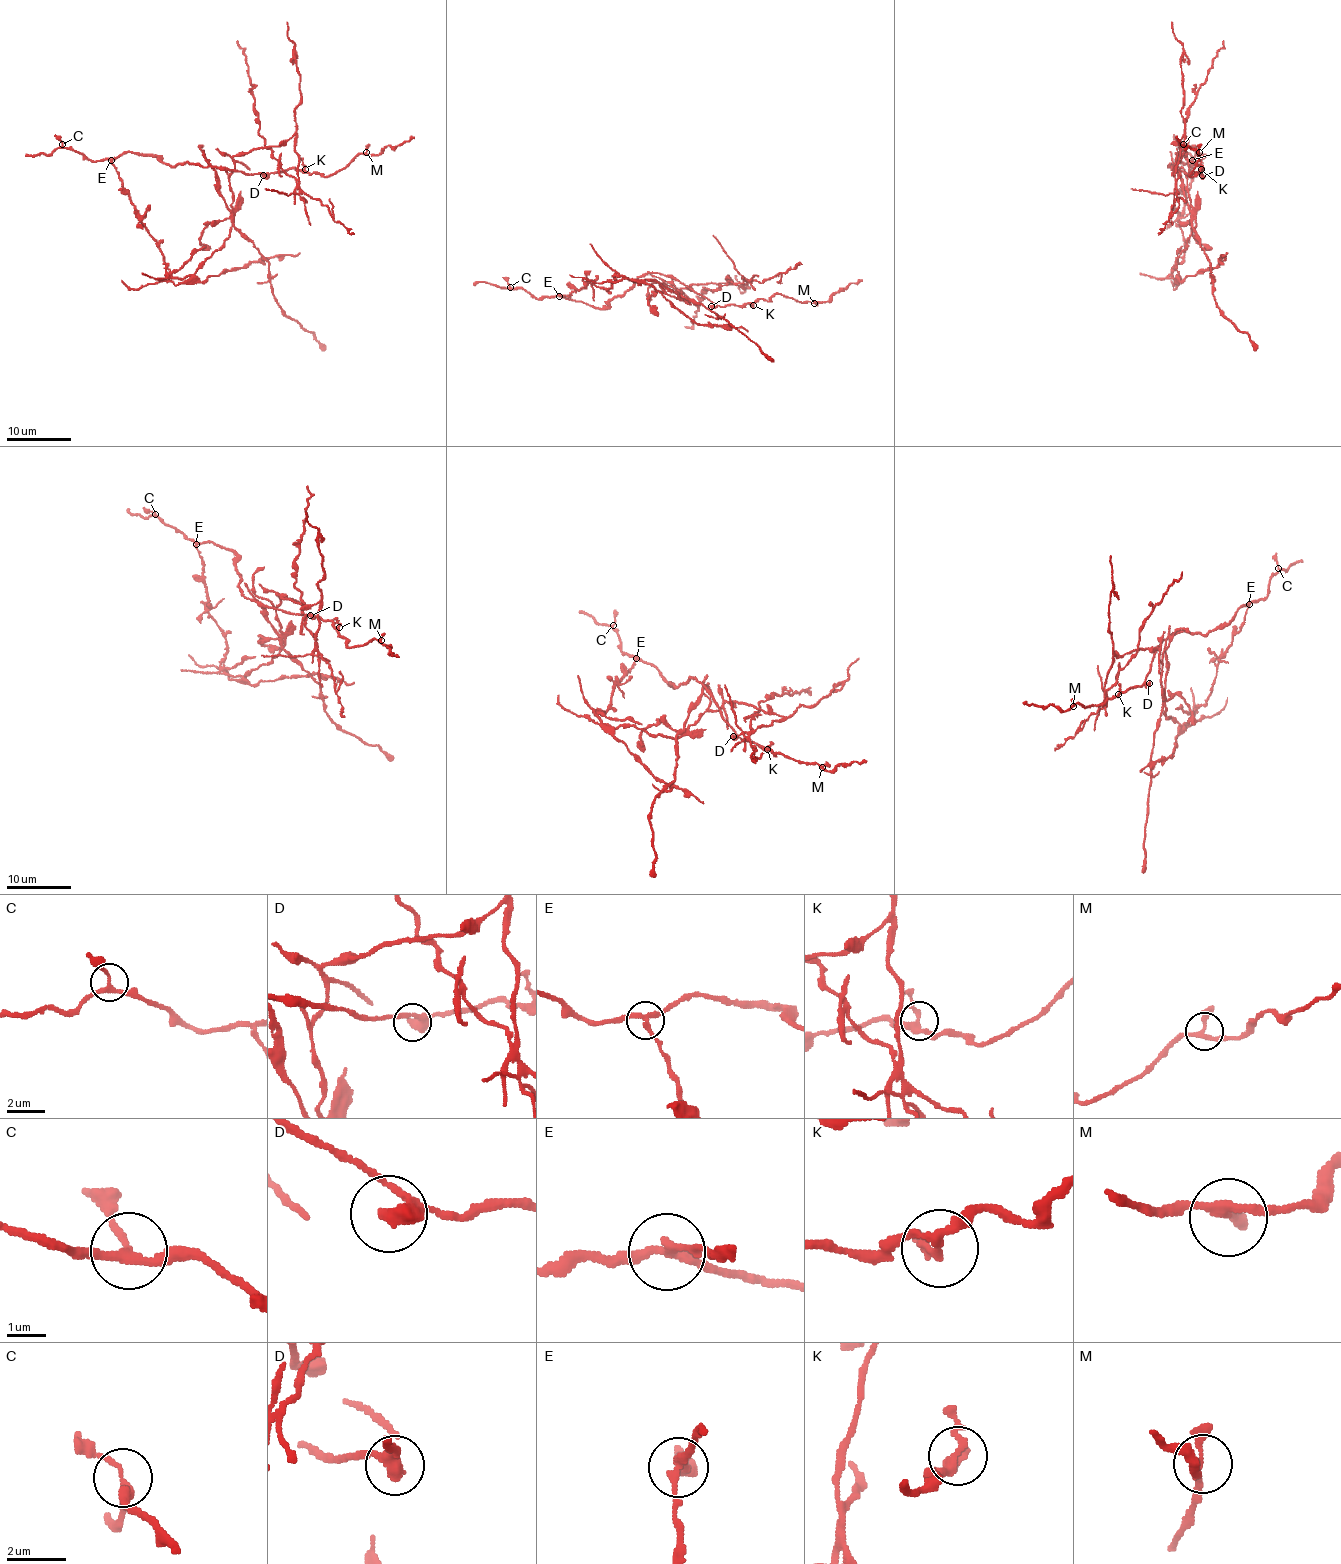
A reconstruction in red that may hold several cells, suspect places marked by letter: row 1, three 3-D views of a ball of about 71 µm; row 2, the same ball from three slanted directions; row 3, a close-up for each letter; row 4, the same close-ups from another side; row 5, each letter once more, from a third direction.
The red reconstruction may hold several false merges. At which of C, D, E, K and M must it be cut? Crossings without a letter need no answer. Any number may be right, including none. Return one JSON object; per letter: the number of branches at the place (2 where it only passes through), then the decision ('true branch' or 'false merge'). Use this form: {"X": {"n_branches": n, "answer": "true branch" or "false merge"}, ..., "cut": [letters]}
{"C": {"n_branches": 3, "answer": "true branch"}, "D": {"n_branches": 2, "answer": "true branch"}, "E": {"n_branches": 3, "answer": "false merge"}, "K": {"n_branches": 3, "answer": "true branch"}, "M": {"n_branches": 3, "answer": "true branch"}, "cut": ["E"]}

